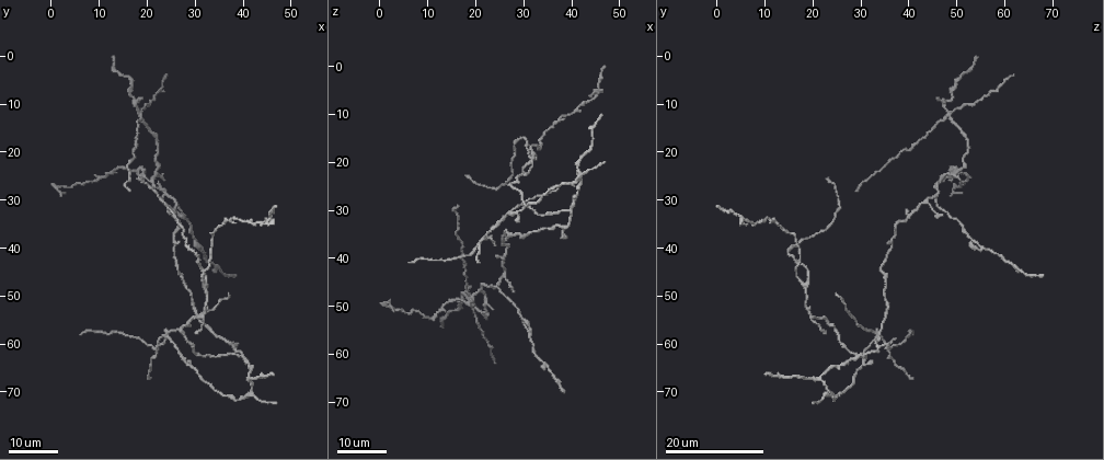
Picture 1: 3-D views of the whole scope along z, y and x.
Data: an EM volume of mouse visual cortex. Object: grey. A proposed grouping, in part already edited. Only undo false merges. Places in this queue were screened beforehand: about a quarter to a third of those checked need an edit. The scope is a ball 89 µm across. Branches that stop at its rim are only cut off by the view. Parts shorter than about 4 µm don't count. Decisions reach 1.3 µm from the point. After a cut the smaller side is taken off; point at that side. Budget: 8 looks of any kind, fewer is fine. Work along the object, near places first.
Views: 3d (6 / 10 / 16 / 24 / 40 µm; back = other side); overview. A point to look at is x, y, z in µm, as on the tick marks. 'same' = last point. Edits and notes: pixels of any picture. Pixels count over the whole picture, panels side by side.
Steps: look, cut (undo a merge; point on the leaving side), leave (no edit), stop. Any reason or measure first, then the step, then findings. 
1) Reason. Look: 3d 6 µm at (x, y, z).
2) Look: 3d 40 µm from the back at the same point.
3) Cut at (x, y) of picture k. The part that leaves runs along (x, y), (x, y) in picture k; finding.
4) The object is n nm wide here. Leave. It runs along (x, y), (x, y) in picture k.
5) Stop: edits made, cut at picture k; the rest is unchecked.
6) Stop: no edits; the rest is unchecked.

Calibre changes. Look: 3d 24 µm at (40.0, 71.0, 24.0).

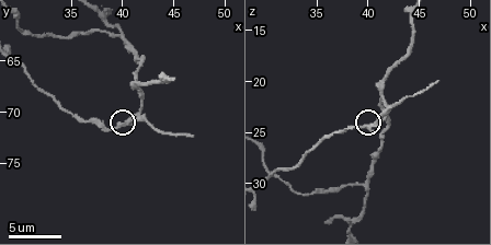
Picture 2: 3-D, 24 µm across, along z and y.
Closer look. Look: 3d 10 µm at (40.0, 71.2, 24.2).

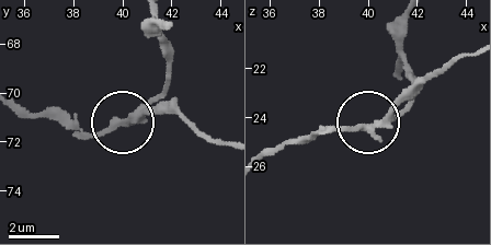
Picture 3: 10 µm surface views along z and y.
Cut at (160, 114) of picture 3. The part that leaves runs along (136, 115), (181, 115), (225, 140) in picture 3; two neurons meet here.

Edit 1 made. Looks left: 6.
Look: overview.

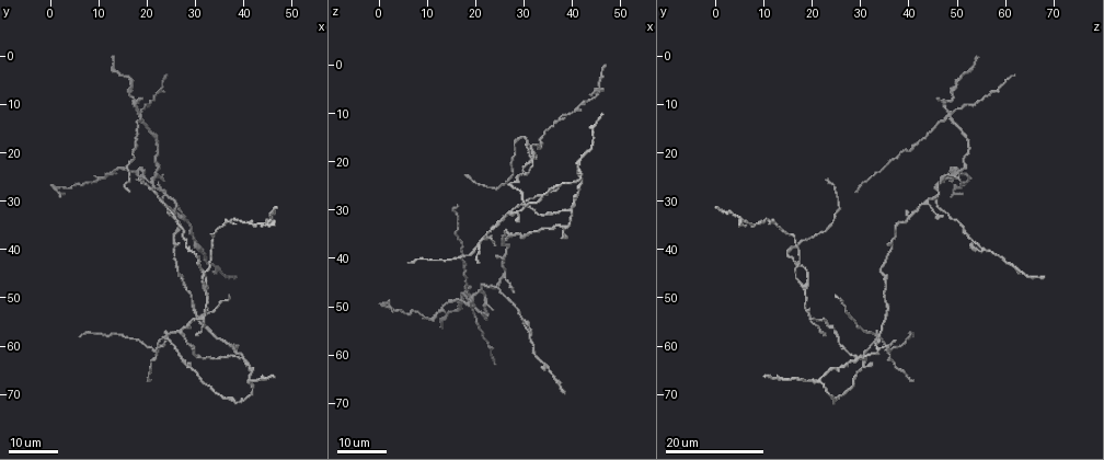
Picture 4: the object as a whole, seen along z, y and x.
Look: 3d 24 µm at (41.5, 67.5, 21.5).

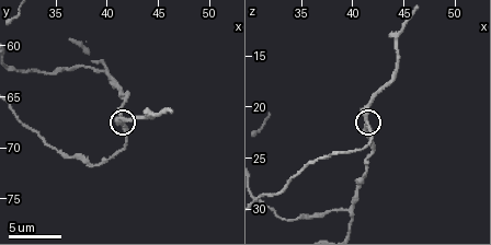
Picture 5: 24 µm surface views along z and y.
Look: 3d 6 µm at the same point.

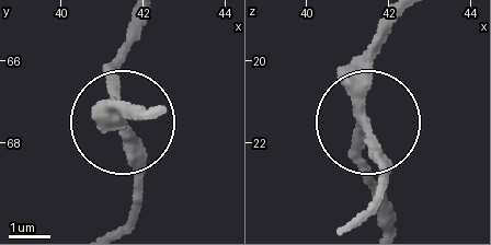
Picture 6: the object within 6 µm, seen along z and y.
Leave. One neuron here.

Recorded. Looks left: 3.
A fork. Look: 3d 24 µm at (32.0, 54.5, 19.5).

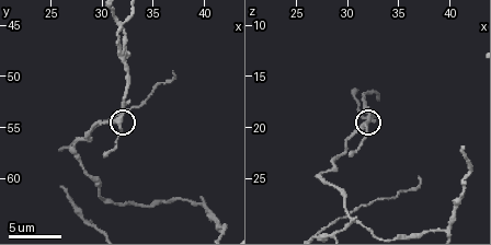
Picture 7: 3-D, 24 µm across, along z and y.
Look: 3d 10 µm at (31.8, 54.4, 19.6).

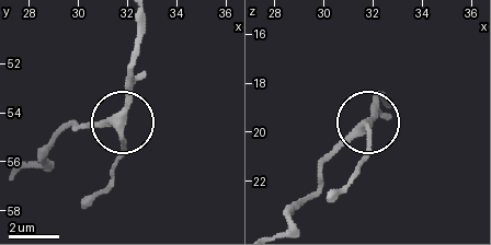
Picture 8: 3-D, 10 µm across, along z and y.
3 arms meet here. Leave. All the same neuron.

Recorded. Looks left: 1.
A fork. Look: 3d 10 µm at (39.8, 62.4, 30.2).

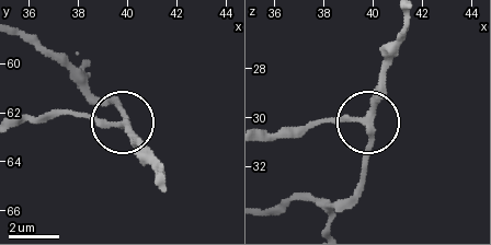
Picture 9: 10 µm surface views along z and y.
3 arms meet here. Leave. It runs along (267, 210), (353, 191), (368, 109), (397, 56) in picture 9; one neuron here.

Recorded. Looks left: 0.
Stop: edits made, cut at picture 3; the rest is unchecked.

